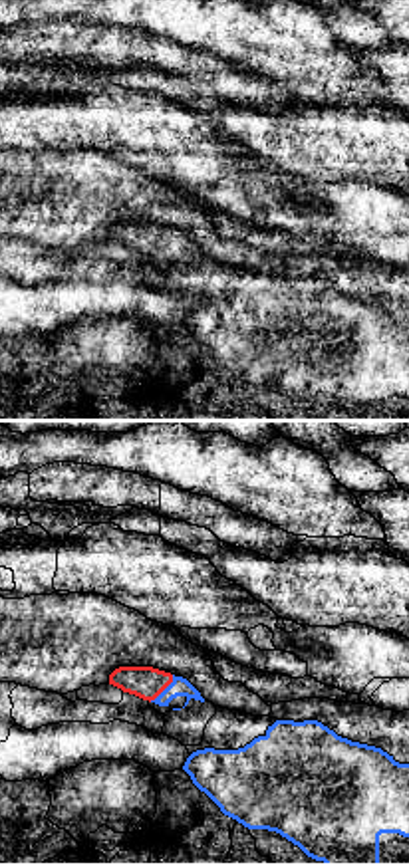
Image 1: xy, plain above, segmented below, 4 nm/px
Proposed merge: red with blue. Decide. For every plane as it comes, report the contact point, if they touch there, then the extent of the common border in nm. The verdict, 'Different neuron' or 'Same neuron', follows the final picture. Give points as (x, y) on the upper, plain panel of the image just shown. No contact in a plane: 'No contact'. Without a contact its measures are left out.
Touches red at (163, 245). Shared border 150 nm

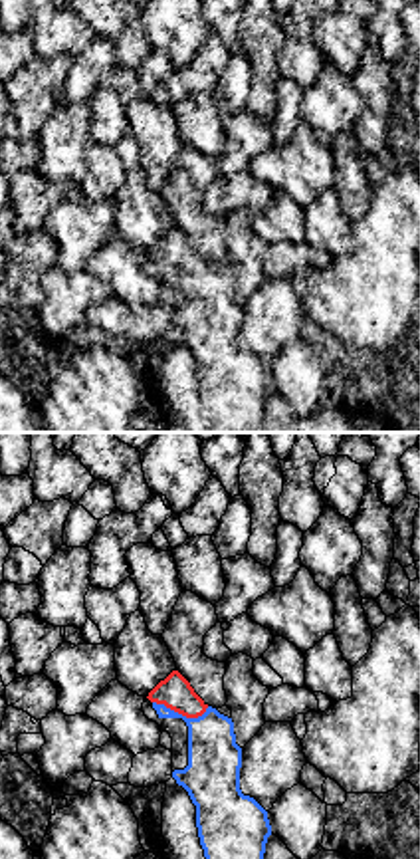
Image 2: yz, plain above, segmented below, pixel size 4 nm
Touches red at (181, 268). Shared border 240 nm

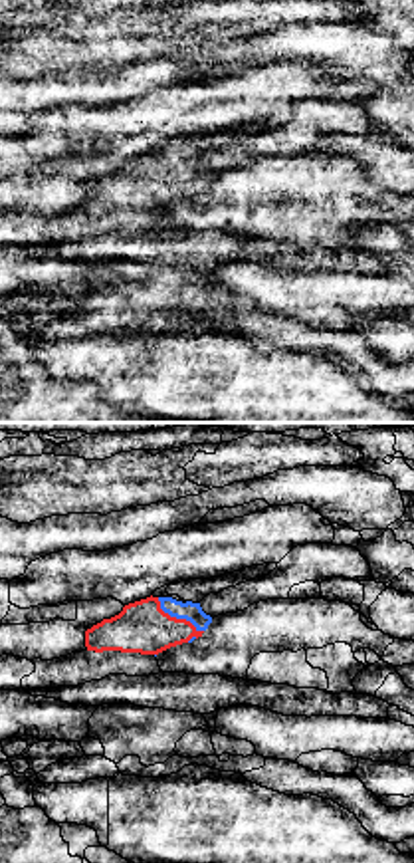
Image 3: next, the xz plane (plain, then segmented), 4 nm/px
Touches red at (175, 173). Shared border 240 nm

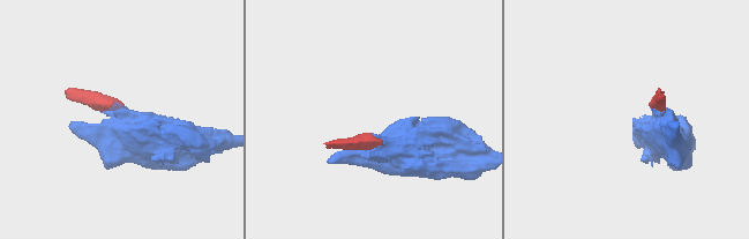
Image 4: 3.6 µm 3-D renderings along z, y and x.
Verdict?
Same neuron

